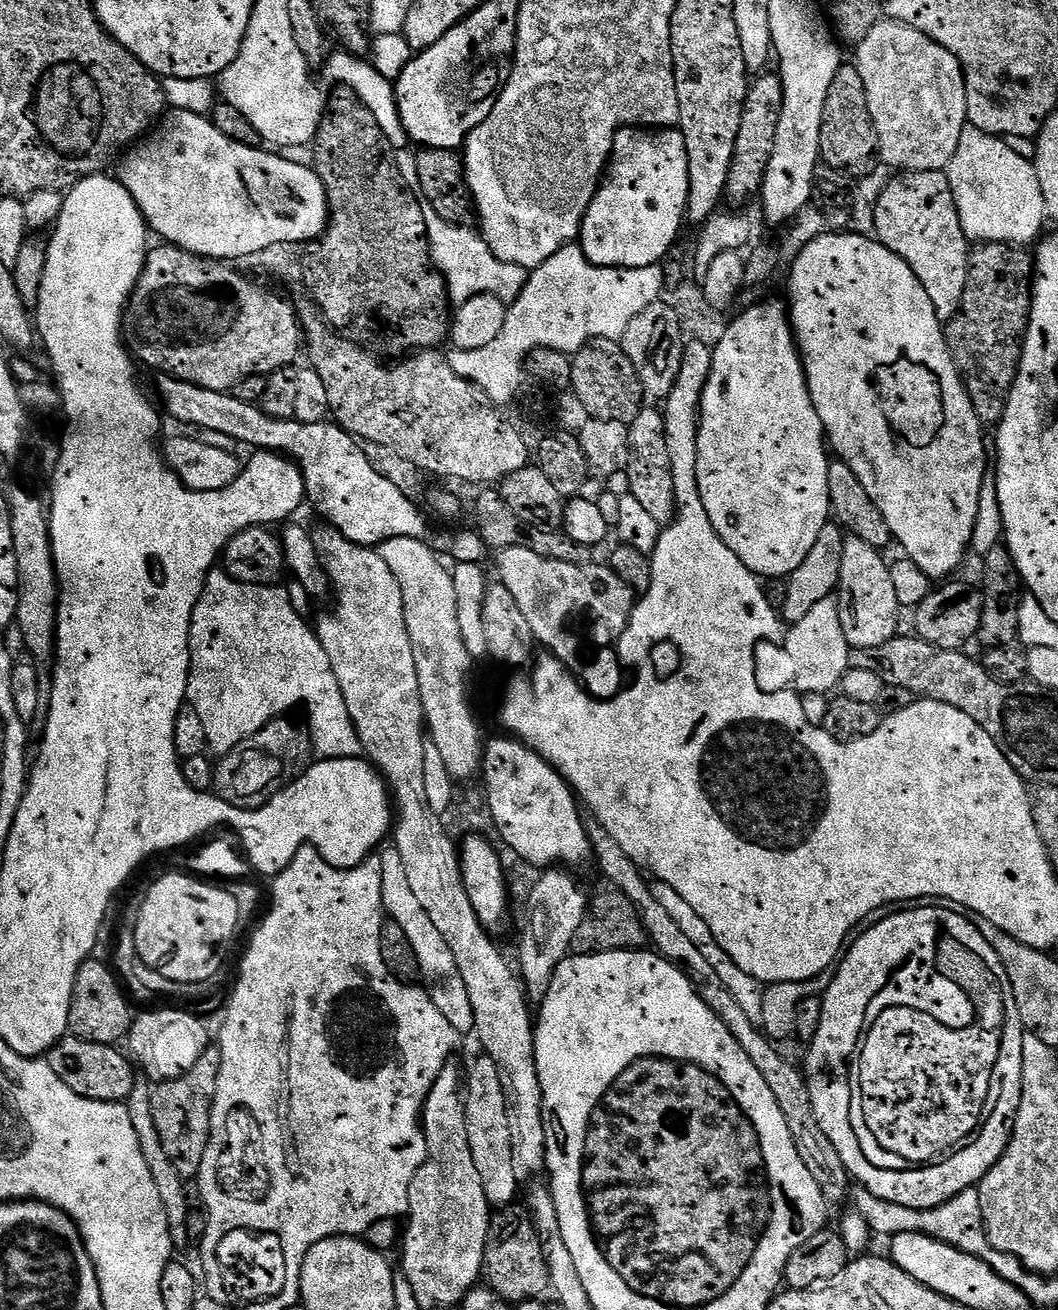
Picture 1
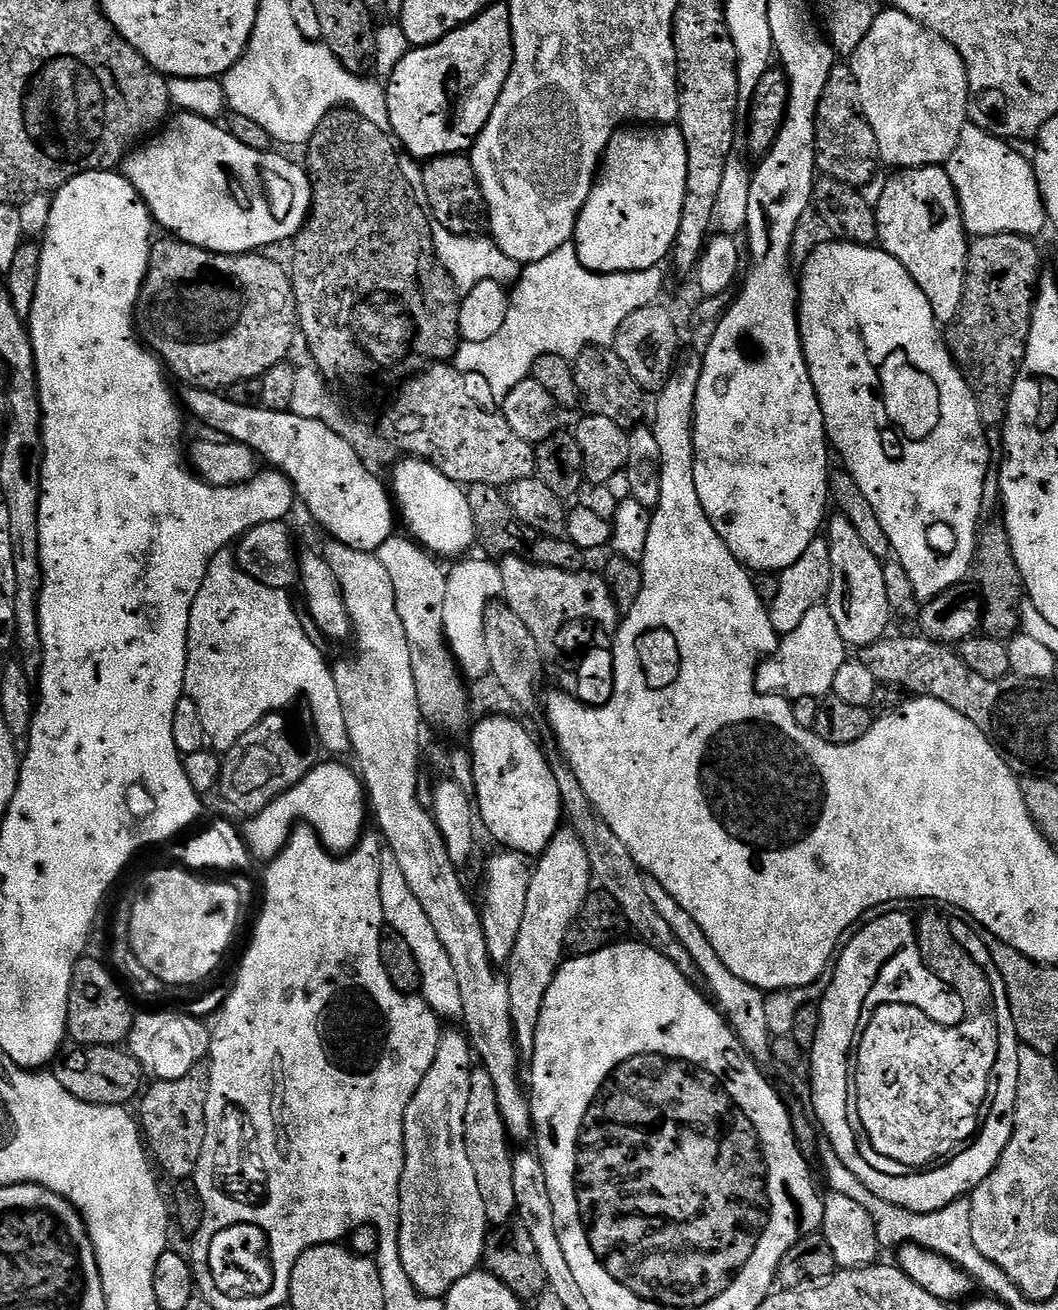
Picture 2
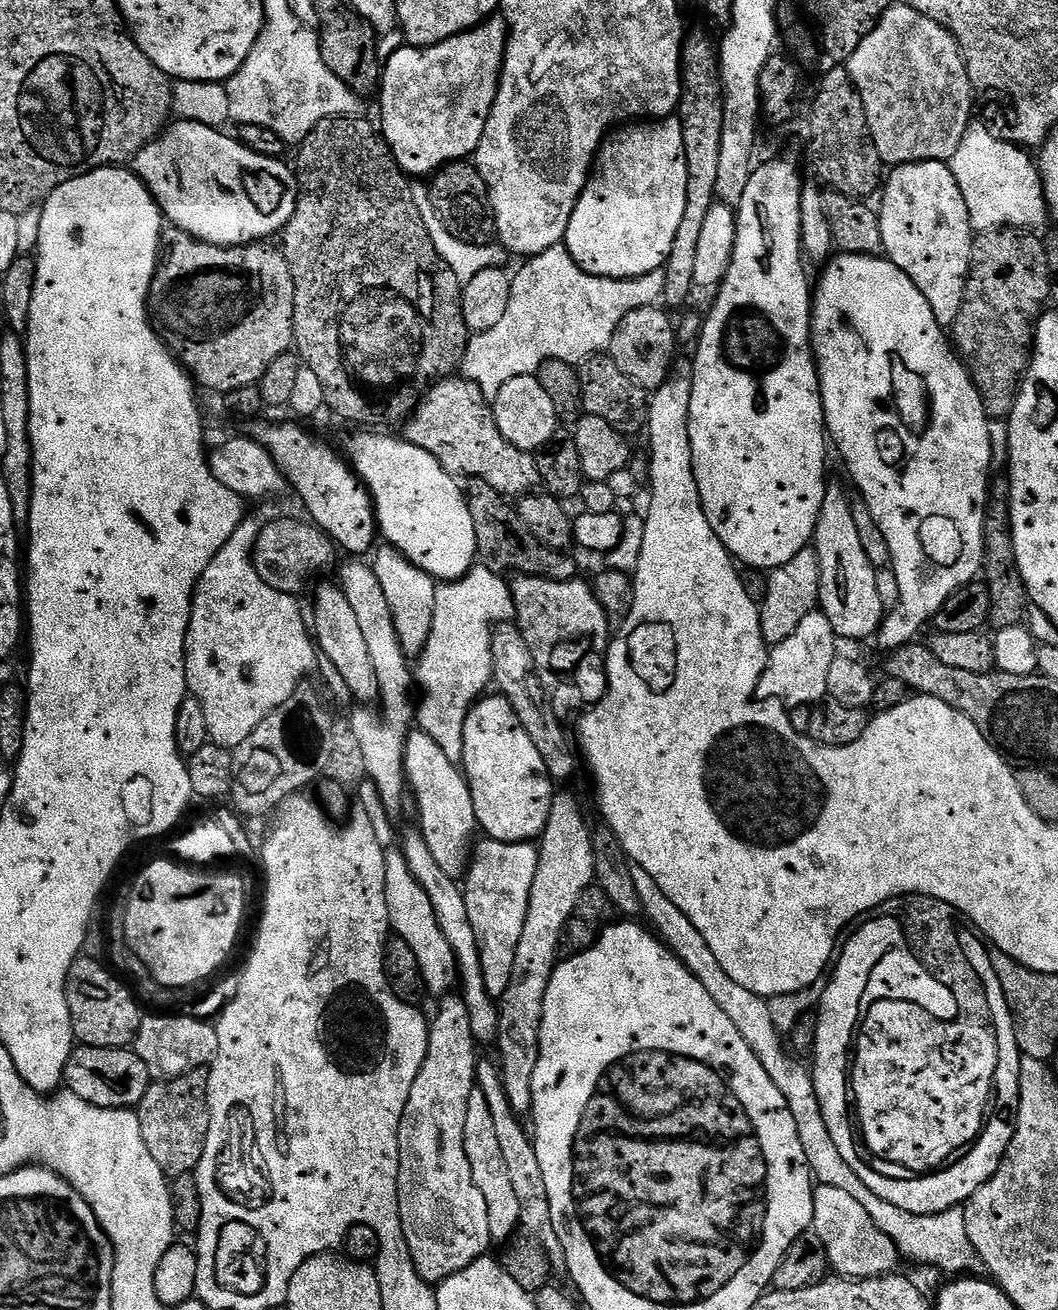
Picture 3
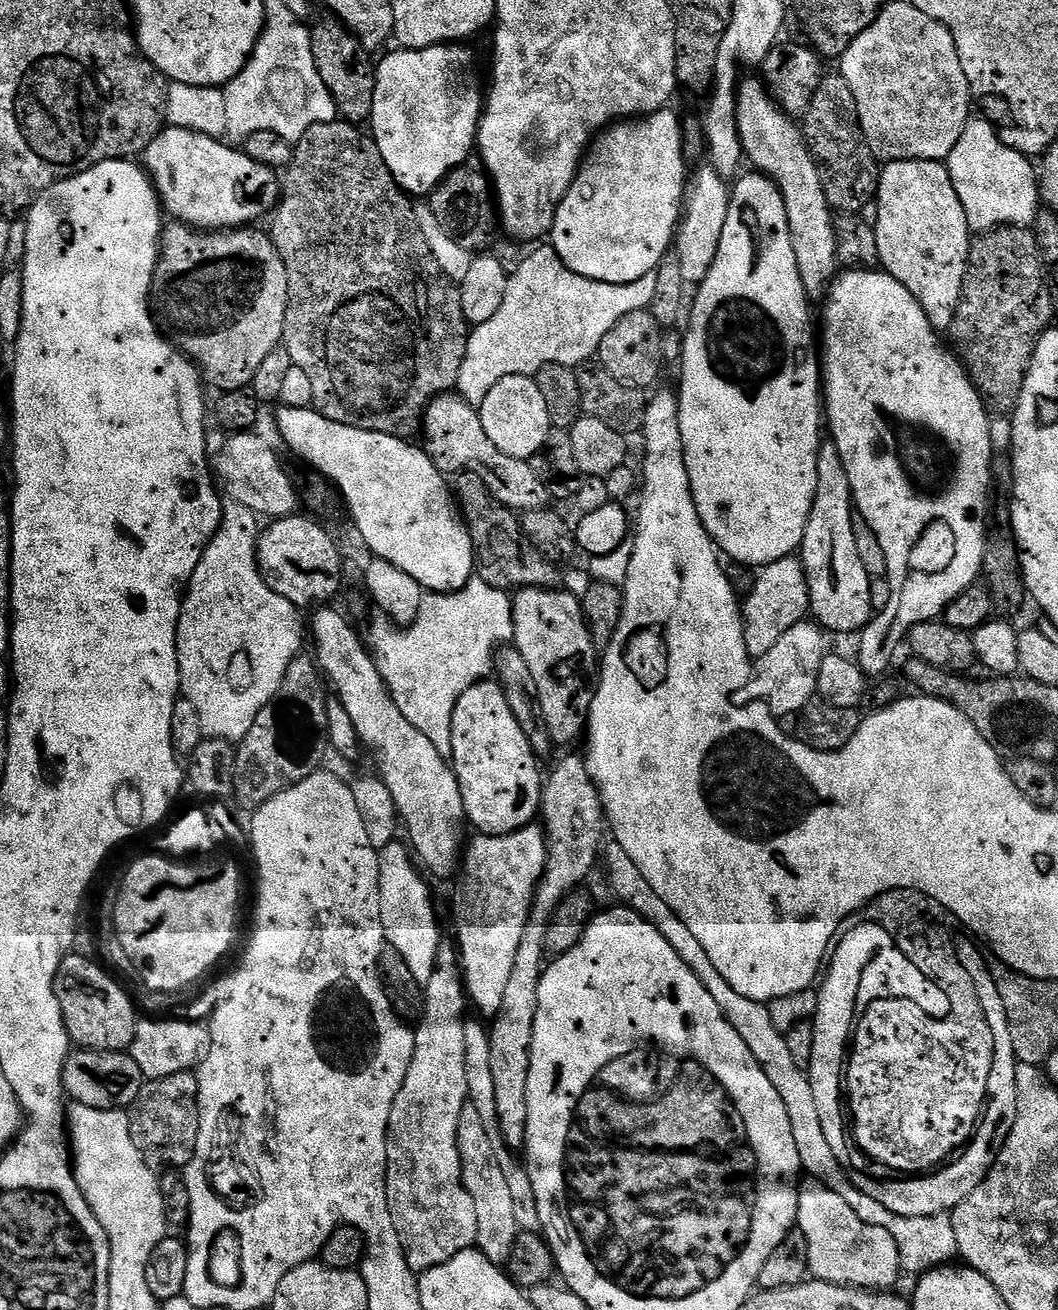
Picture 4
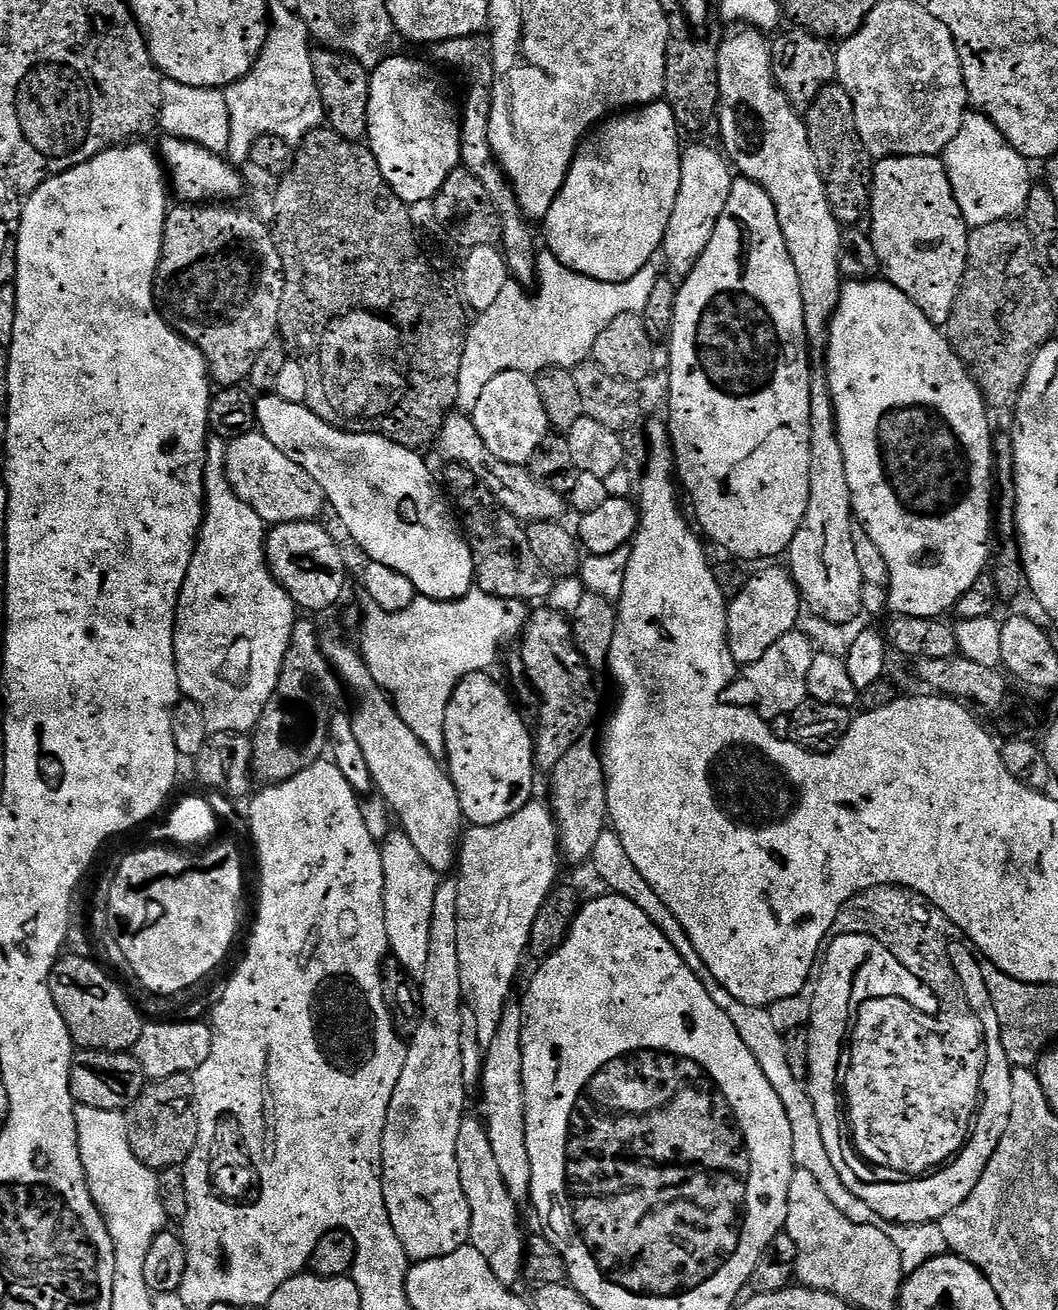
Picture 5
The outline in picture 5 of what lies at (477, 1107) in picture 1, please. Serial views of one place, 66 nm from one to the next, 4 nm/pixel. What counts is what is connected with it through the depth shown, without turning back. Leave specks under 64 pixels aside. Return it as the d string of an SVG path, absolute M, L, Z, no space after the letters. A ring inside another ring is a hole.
M465 1115L462 1126L458 1126L458 1142L456 1143L458 1154L458 1178L462 1178L462 1190L466 1194L466 1202L470 1202L470 1237L471 1247L486 1258L490 1270L494 1270L494 1278L498 1282L512 1286L515 1280L524 1272L524 1249L526 1247L525 1233L520 1233L520 1216L516 1213L517 1201L510 1198L506 1190L506 1182L502 1182L502 1170L498 1170L498 1161L494 1158L494 1150L490 1147L488 1130L484 1127L484 1121L479 1115Z

